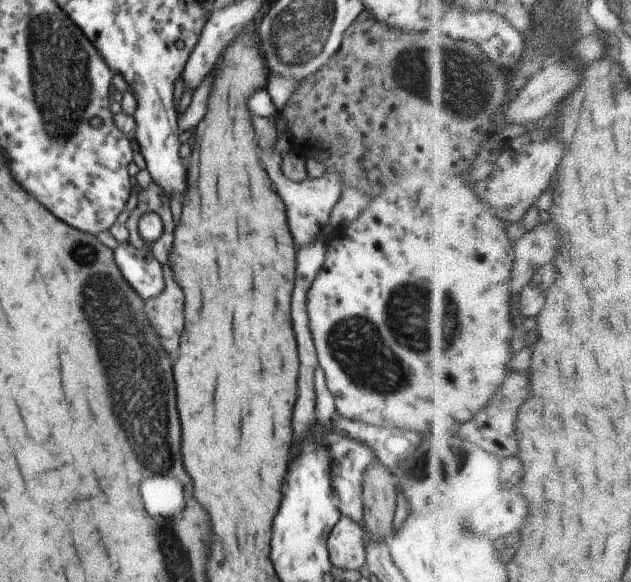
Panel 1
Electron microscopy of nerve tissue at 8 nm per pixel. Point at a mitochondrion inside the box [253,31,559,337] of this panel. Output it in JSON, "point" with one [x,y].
{"point":[458,79]}

